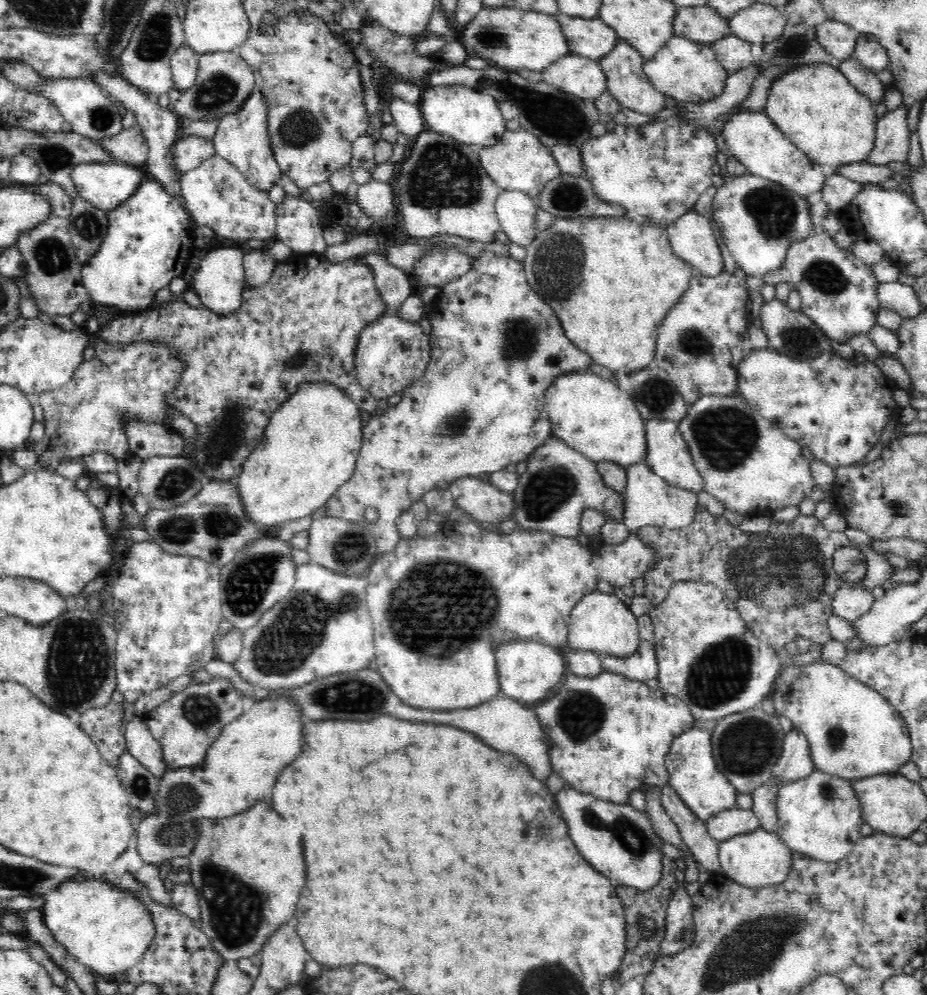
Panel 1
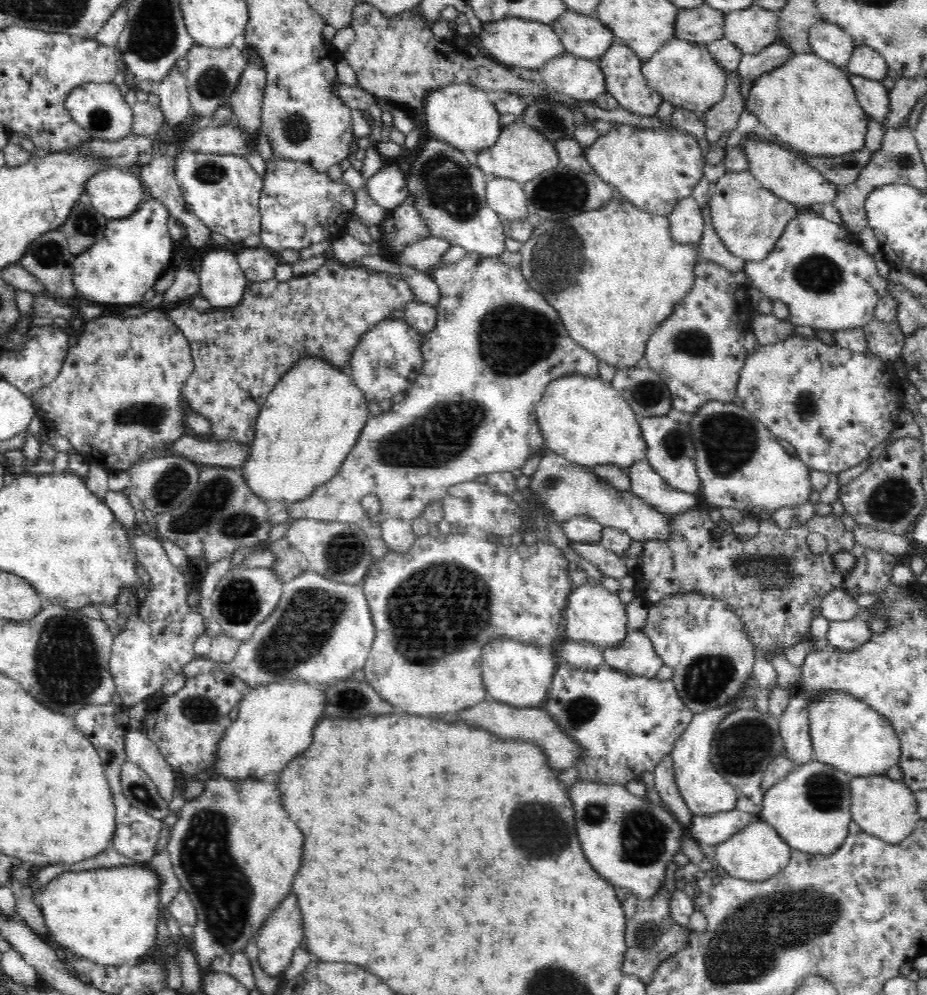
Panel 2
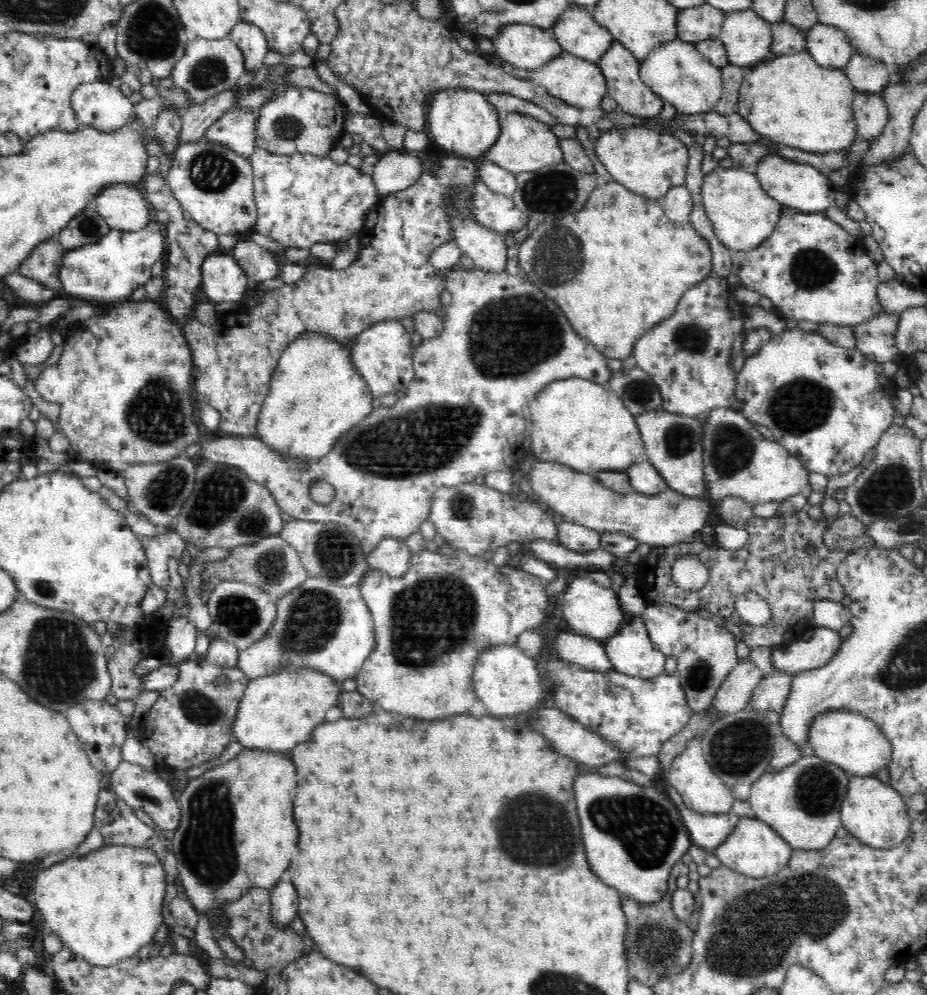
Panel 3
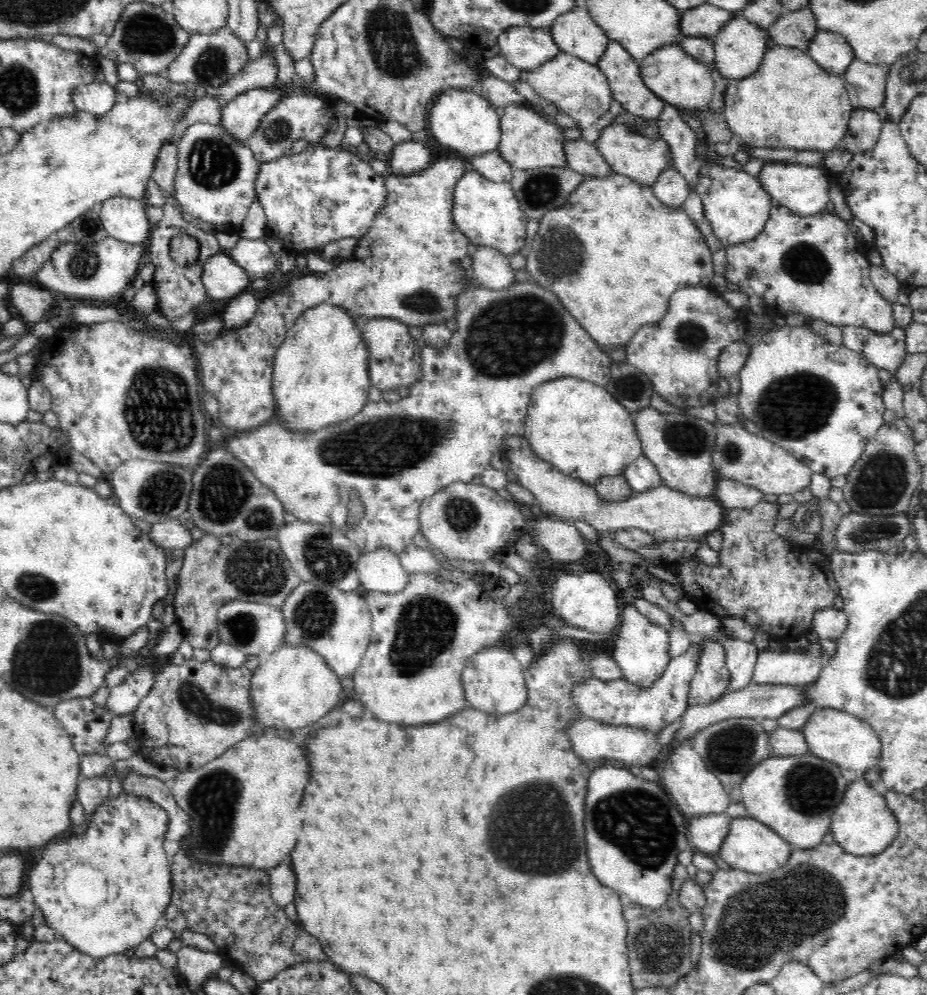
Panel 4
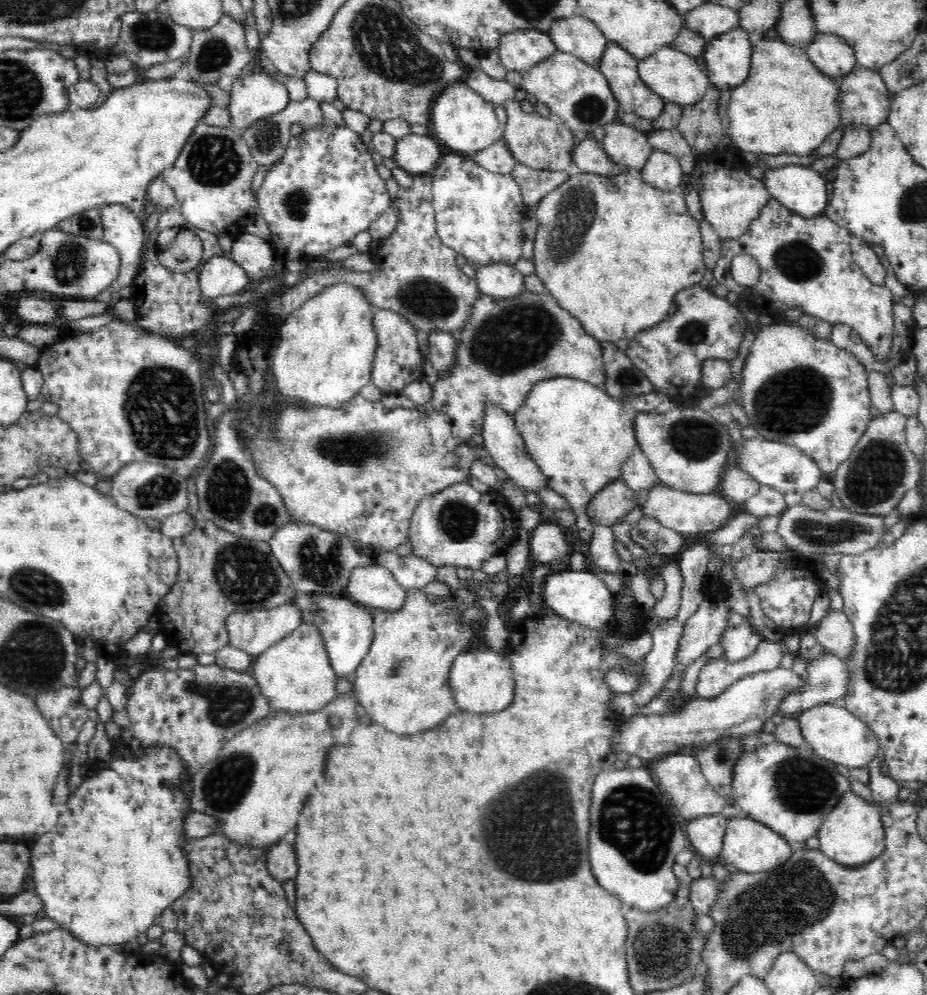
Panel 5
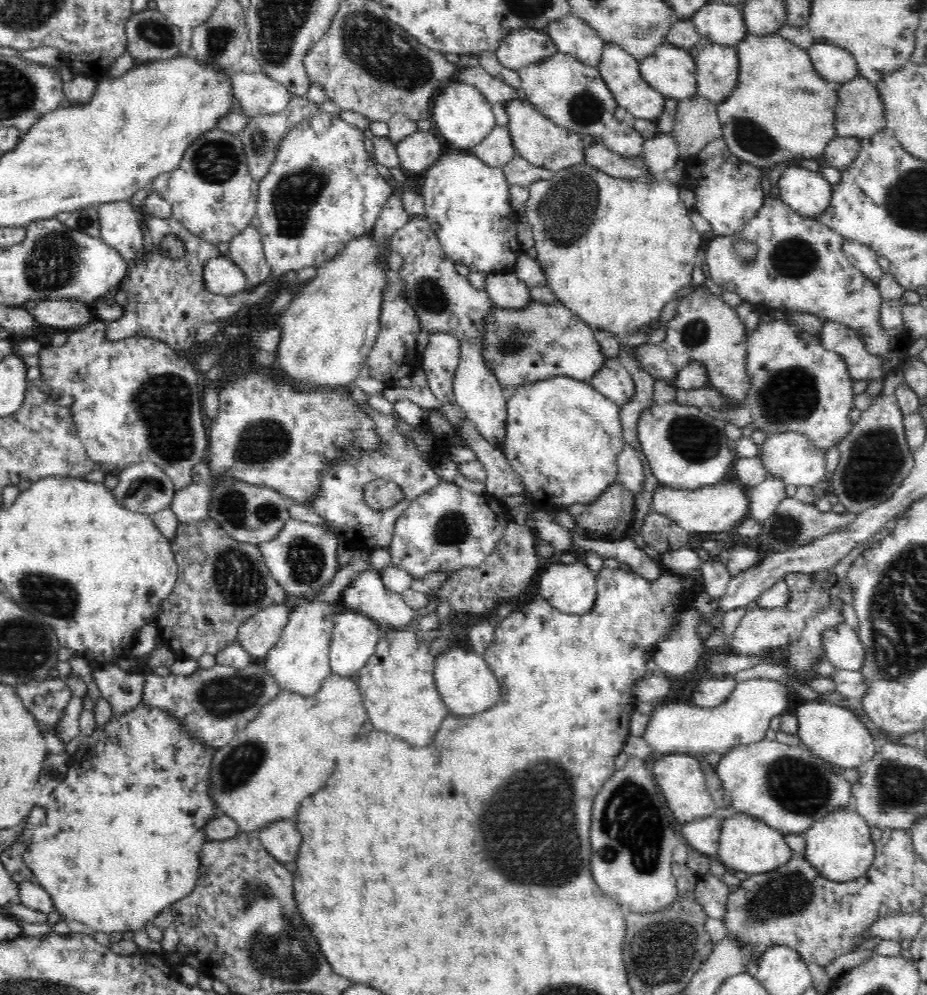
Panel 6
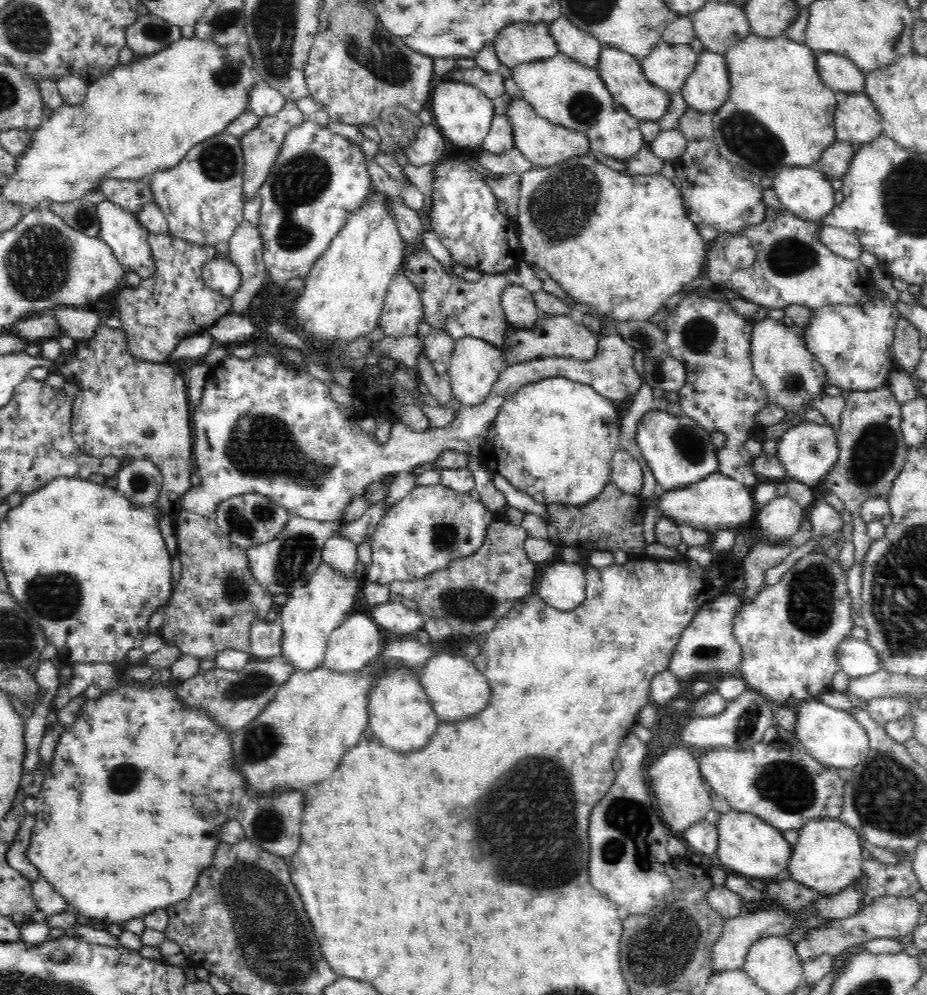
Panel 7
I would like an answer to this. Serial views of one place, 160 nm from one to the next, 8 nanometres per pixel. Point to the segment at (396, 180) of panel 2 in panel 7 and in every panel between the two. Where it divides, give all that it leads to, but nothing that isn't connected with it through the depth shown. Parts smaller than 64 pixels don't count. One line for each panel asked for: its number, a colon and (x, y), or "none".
3: (397, 170)
4: (409, 158)
5: (417, 154)
6: (419, 151)
7: (428, 147)

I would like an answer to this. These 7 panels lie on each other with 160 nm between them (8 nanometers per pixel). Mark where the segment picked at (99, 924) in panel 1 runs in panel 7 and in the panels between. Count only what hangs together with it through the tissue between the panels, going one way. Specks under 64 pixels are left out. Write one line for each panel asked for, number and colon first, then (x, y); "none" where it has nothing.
2: (108, 914)
3: (106, 905)
4: (119, 846)
5: (117, 862)
6: (123, 844)
7: (139, 787)

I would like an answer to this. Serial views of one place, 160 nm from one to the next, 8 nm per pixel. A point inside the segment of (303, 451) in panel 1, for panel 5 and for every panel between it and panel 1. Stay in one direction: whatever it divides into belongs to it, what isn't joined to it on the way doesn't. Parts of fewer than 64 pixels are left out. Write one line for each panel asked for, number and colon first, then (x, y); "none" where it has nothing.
2: (308, 424)
3: (316, 394)
4: (320, 372)
5: (325, 350)

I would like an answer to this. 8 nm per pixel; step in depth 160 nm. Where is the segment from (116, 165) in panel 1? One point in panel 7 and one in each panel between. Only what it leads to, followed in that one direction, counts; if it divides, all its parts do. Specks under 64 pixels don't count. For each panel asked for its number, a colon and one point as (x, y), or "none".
2: (117, 194)
3: (122, 206)
4: (124, 220)
5: (122, 229)
6: (120, 224)
7: (120, 229)

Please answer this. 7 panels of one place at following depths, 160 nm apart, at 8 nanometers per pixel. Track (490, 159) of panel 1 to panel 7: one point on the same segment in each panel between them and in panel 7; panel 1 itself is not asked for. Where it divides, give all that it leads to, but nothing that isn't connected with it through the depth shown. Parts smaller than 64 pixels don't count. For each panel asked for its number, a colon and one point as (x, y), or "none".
2: (521, 153)
3: (525, 144)
4: (528, 141)
5: (544, 143)
6: (536, 138)
7: (543, 143)

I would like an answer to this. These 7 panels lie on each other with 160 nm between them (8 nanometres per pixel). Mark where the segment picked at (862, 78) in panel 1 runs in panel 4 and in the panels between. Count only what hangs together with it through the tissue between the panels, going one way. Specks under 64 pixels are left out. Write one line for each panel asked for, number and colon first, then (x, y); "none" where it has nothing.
2: (873, 97)
3: (870, 114)
4: (863, 131)

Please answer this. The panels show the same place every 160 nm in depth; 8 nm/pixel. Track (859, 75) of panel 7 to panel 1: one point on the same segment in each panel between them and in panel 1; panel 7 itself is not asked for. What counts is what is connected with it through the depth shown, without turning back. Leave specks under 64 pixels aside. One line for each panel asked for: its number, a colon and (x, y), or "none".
1: (839, 40)
2: (830, 42)
3: (829, 46)
4: (831, 51)
5: (832, 56)
6: (834, 64)

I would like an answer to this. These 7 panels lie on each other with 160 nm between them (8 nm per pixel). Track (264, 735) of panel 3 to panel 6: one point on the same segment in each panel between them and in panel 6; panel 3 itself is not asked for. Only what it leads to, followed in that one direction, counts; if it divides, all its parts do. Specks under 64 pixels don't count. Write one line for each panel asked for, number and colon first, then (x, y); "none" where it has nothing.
4: (293, 687)
5: (296, 675)
6: (299, 662)

